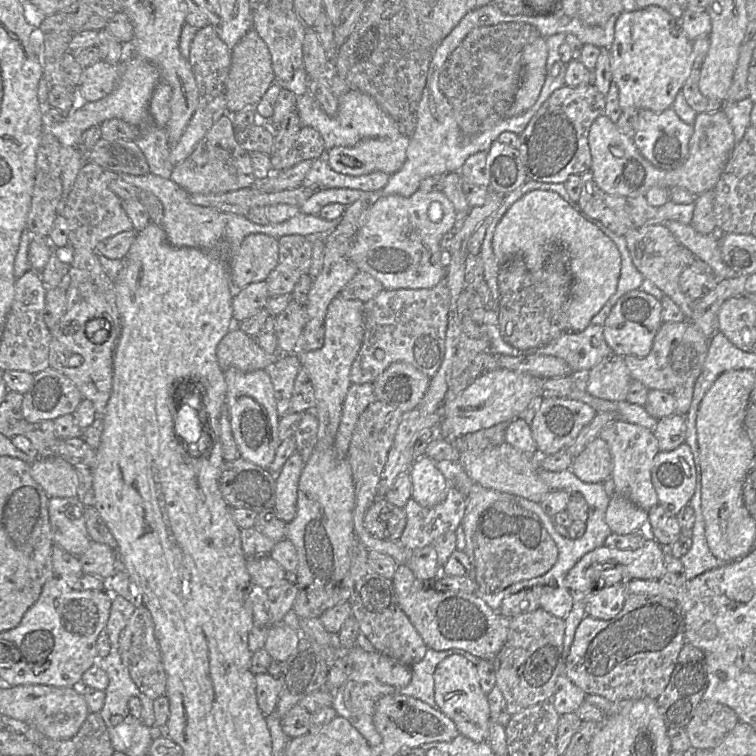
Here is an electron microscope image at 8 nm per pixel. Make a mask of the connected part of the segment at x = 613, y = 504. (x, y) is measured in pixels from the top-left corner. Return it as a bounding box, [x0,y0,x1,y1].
[605,493,648,535]

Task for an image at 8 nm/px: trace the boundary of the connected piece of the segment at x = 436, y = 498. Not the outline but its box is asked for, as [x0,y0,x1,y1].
[408,456,450,507]

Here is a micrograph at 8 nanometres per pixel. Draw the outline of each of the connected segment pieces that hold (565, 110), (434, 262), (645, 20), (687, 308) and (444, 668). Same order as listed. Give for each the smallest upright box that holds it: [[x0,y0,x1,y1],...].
[[517,83,605,184],[349,189,457,290],[609,5,693,112],[624,224,695,320],[433,654,490,742]]

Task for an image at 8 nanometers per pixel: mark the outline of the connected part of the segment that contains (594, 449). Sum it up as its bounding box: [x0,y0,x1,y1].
[570,437,612,483]

